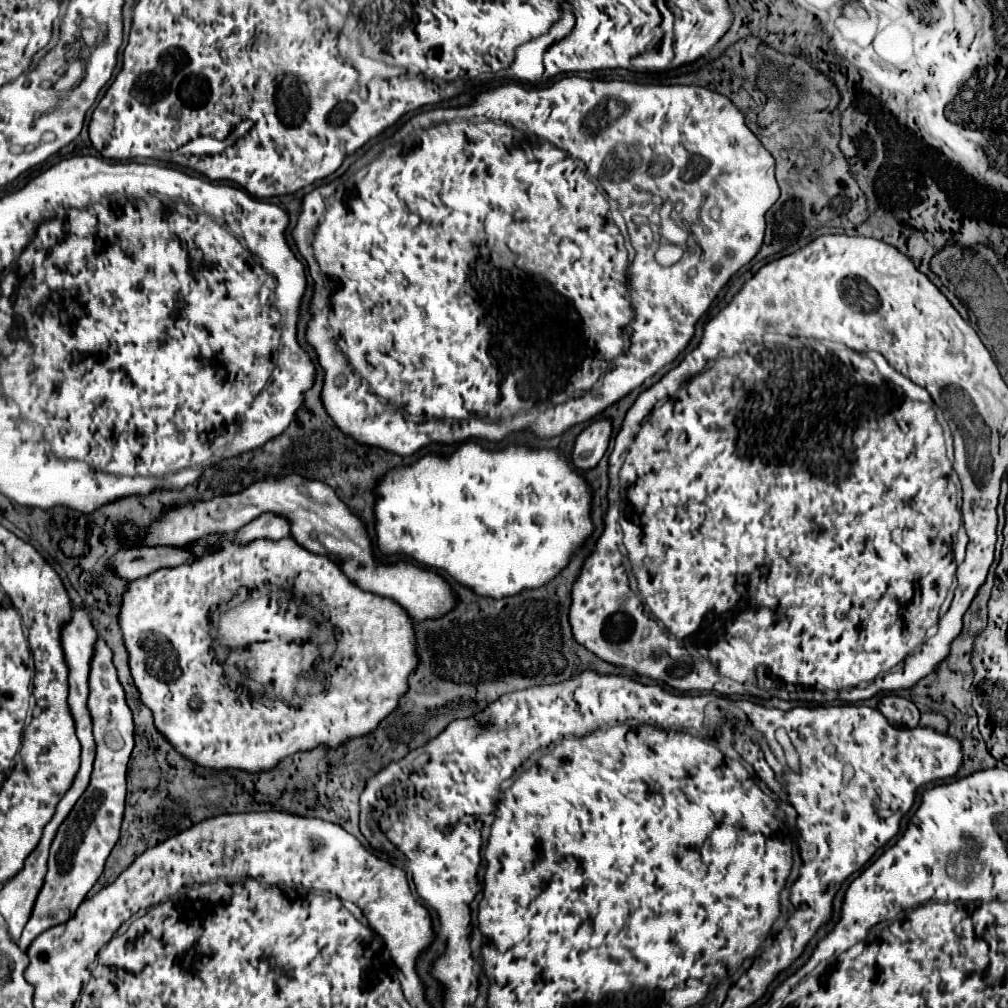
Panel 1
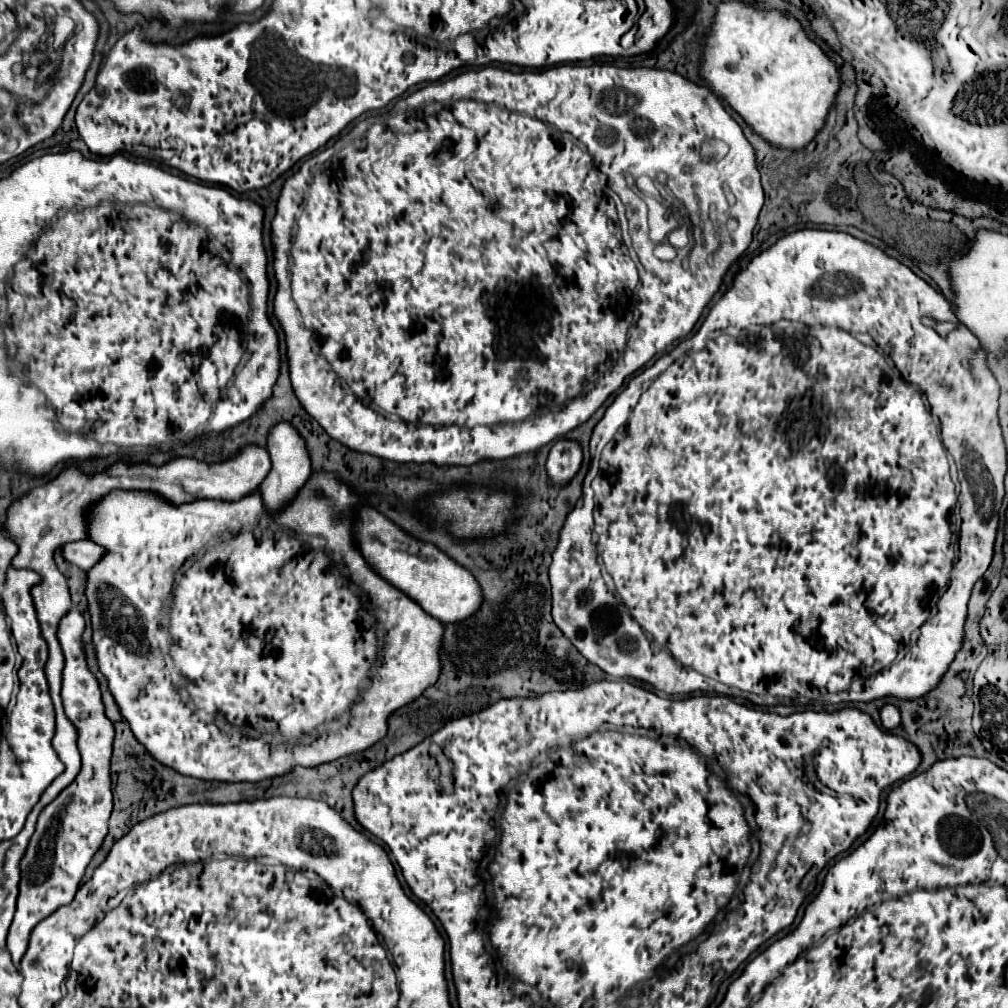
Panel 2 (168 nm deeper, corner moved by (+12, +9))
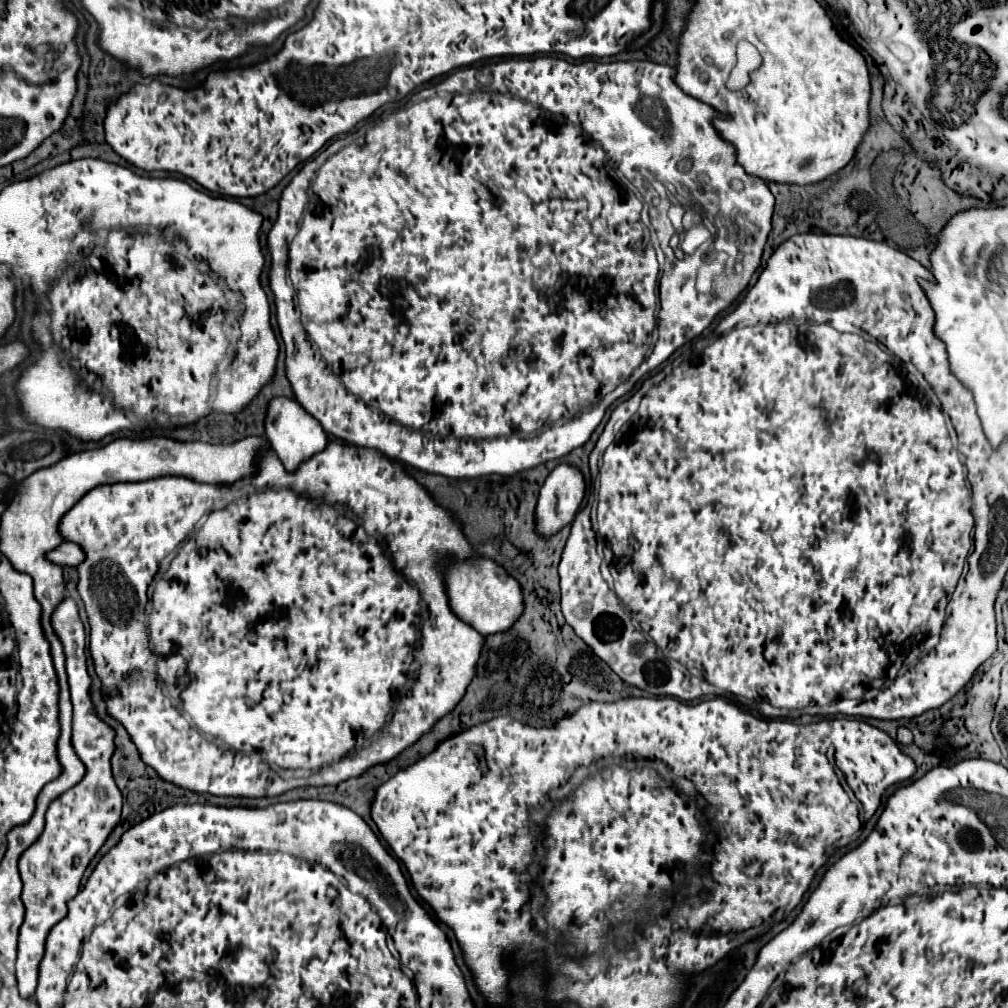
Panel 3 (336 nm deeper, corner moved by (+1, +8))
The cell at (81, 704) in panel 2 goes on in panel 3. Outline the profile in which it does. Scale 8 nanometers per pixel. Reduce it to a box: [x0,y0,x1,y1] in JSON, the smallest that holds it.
[16,596,122,996]

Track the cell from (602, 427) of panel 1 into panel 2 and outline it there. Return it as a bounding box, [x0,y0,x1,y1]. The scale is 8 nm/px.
[545,439,583,487]

